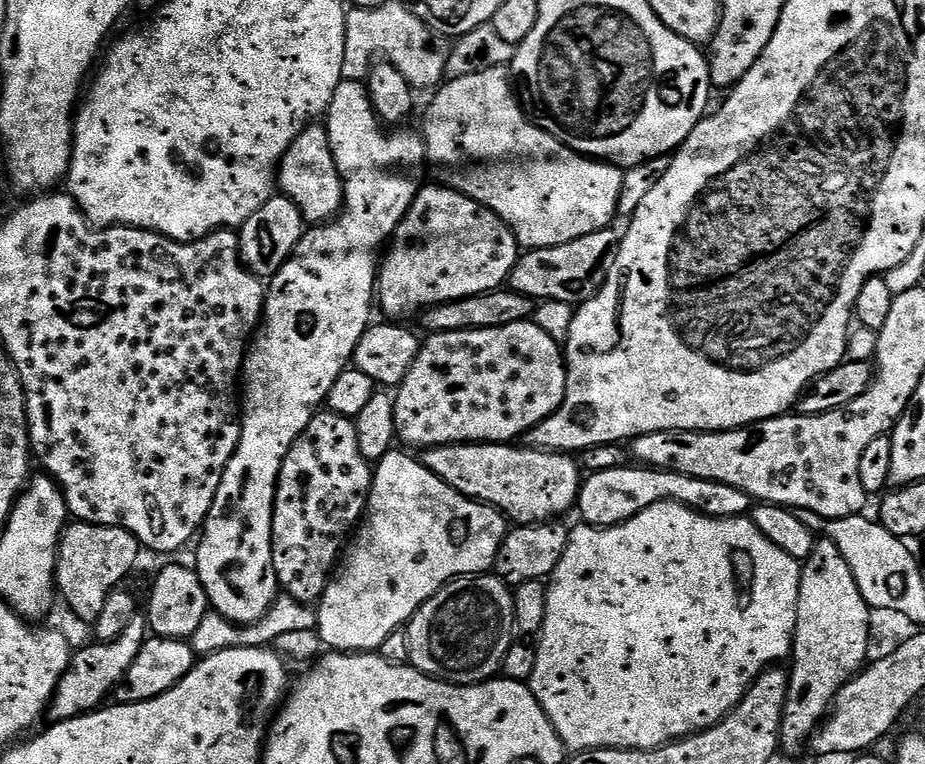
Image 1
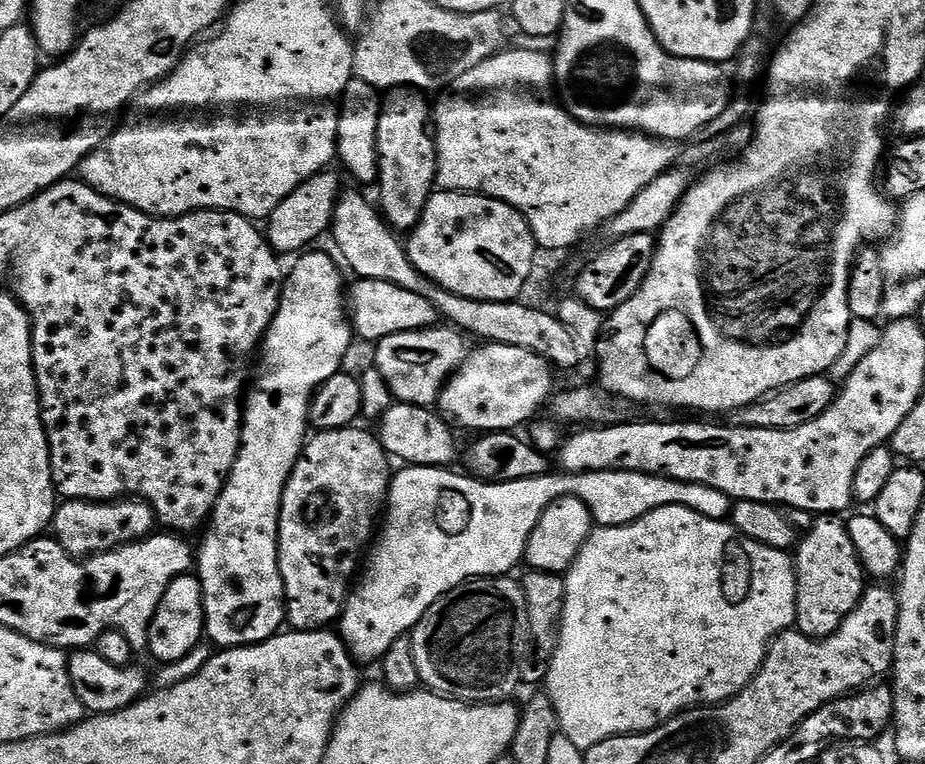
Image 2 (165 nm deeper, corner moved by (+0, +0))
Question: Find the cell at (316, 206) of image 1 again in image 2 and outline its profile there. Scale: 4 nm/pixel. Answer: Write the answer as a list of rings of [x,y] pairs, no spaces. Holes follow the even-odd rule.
[[[341,191],[336,209],[332,215],[330,237],[340,251],[339,259],[353,272],[353,277],[374,282],[390,282],[402,290],[422,294],[439,310],[441,317],[449,325],[455,326],[469,337],[477,336],[477,341],[493,344],[506,344],[518,349],[528,349],[536,356],[542,357],[555,369],[568,370],[581,363],[574,338],[567,333],[559,319],[546,310],[532,310],[520,306],[515,301],[494,302],[493,300],[471,300],[450,294],[445,288],[432,283],[413,266],[408,257],[407,247],[401,237],[390,227],[387,220],[360,192]]]

